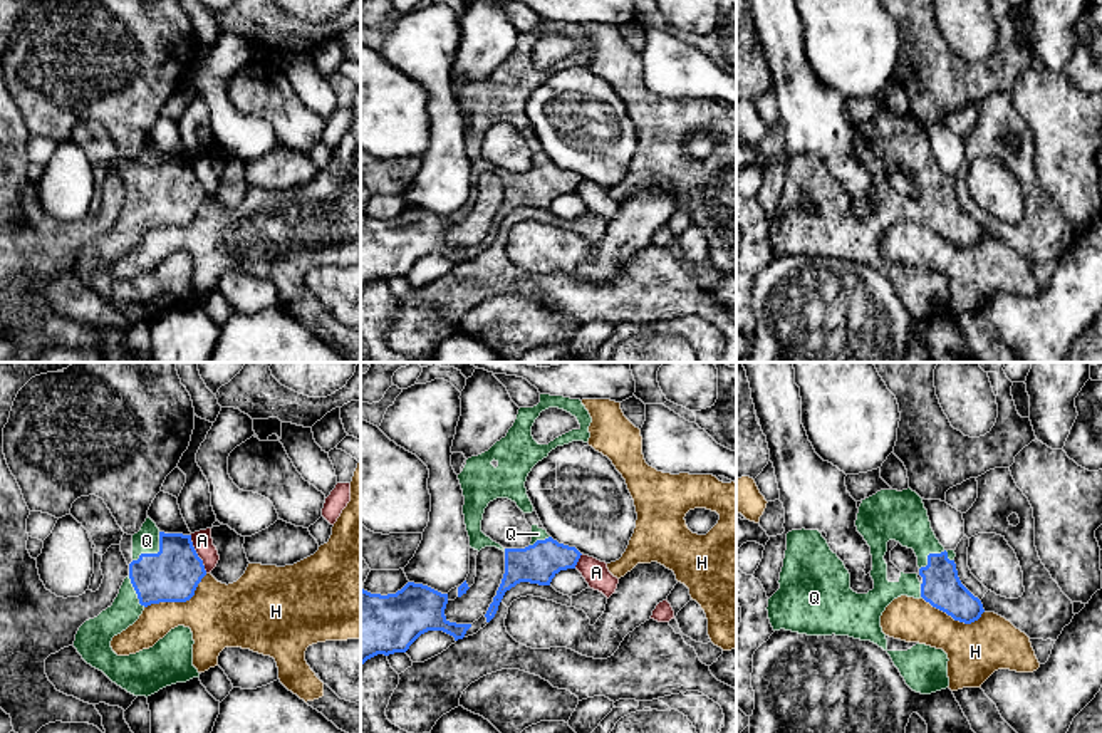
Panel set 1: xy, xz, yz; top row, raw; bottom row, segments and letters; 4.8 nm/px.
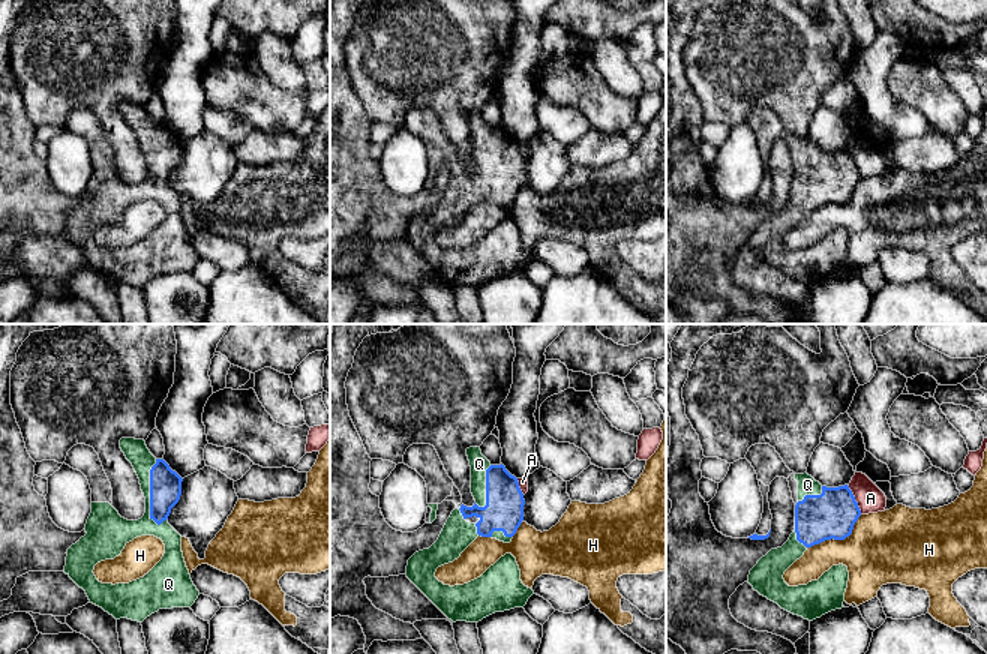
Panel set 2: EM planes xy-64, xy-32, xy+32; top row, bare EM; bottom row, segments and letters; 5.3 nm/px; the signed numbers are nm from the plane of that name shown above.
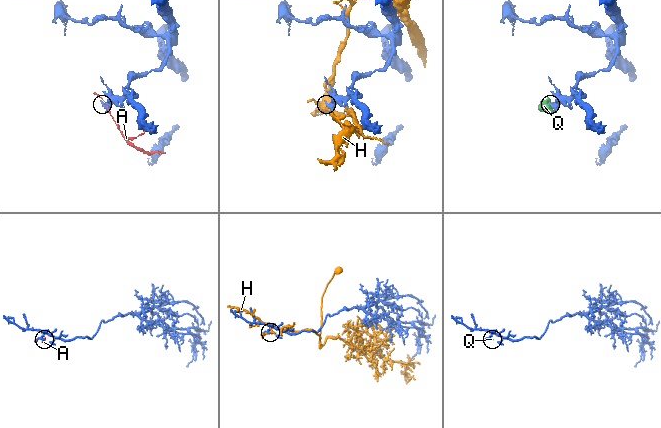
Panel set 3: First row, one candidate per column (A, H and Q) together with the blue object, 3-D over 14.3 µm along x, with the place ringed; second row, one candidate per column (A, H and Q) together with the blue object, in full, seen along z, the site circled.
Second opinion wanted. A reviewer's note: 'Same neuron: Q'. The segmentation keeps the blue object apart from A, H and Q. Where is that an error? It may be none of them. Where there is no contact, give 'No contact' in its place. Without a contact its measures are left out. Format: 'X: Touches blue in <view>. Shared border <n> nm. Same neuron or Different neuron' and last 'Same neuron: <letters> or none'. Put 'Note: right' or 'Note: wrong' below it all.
A: Touches blue in xy. Shared border 200 nm. Different neuron
H: Touches blue in xy. Shared border 340 nm. Different neuron
Q: Touches blue in xy. Shared border 190 nm. Same neuron
Same neuron: Q
Note: right

